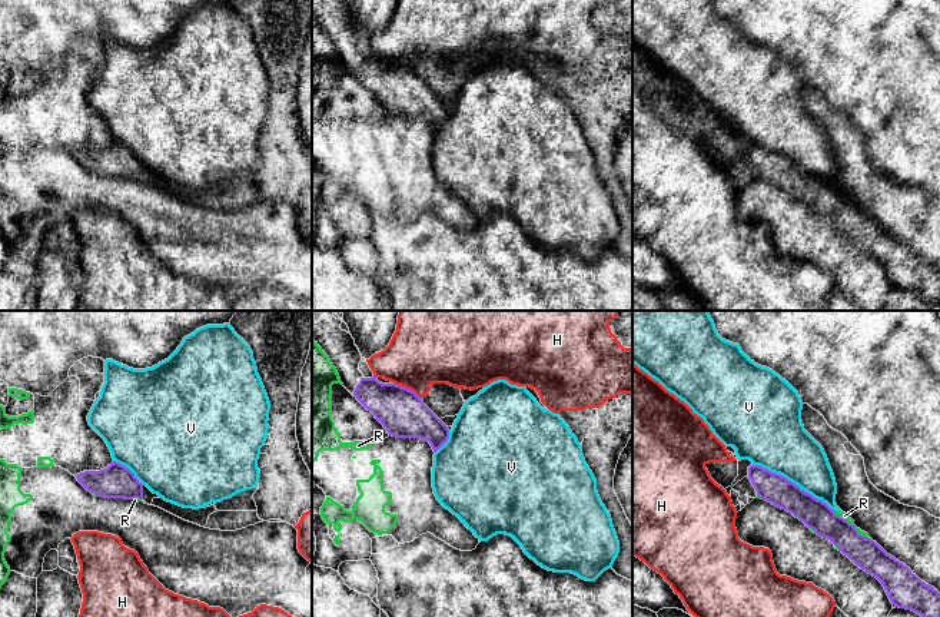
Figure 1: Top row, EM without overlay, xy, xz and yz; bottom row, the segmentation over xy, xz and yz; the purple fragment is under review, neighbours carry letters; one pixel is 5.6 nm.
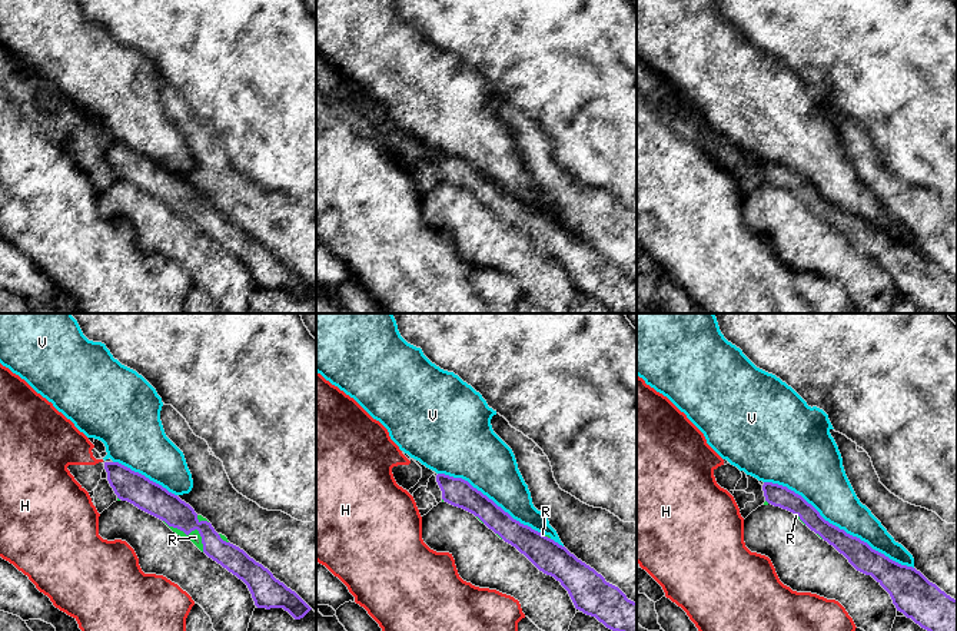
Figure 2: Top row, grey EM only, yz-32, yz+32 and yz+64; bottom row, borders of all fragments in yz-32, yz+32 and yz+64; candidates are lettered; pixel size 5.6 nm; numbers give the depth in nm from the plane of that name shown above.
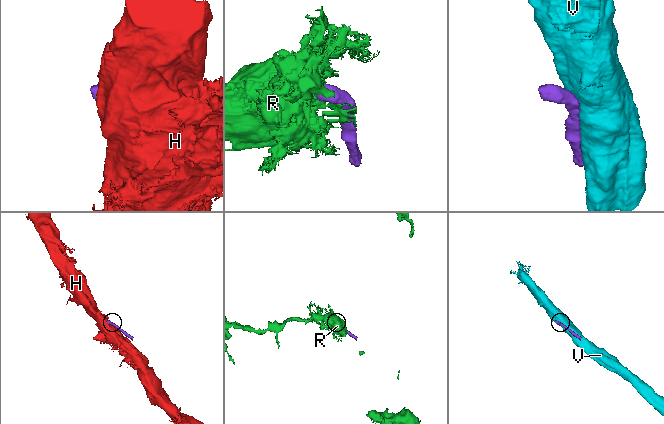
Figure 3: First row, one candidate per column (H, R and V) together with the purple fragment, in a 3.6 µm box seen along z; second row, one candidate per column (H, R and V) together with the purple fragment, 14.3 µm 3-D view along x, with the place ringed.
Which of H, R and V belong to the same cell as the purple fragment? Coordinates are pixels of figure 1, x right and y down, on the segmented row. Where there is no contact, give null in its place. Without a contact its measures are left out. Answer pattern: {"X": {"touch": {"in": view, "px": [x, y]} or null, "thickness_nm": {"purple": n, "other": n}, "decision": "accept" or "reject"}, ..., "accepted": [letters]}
{"H": {"touch": {"in": "xz", "px": [407, 388]}, "thickness_nm": {"purple": 260, "other": 400}, "decision": "reject"}, "R": {"touch": {"in": "yz", "px": [852, 524]}, "thickness_nm": {"purple": 170, "other": 40}, "decision": "reject"}, "V": {"touch": {"in": "yz", "px": [793, 483]}, "thickness_nm": {"purple": 160, "other": 340}, "decision": "reject"}, "accepted": []}

